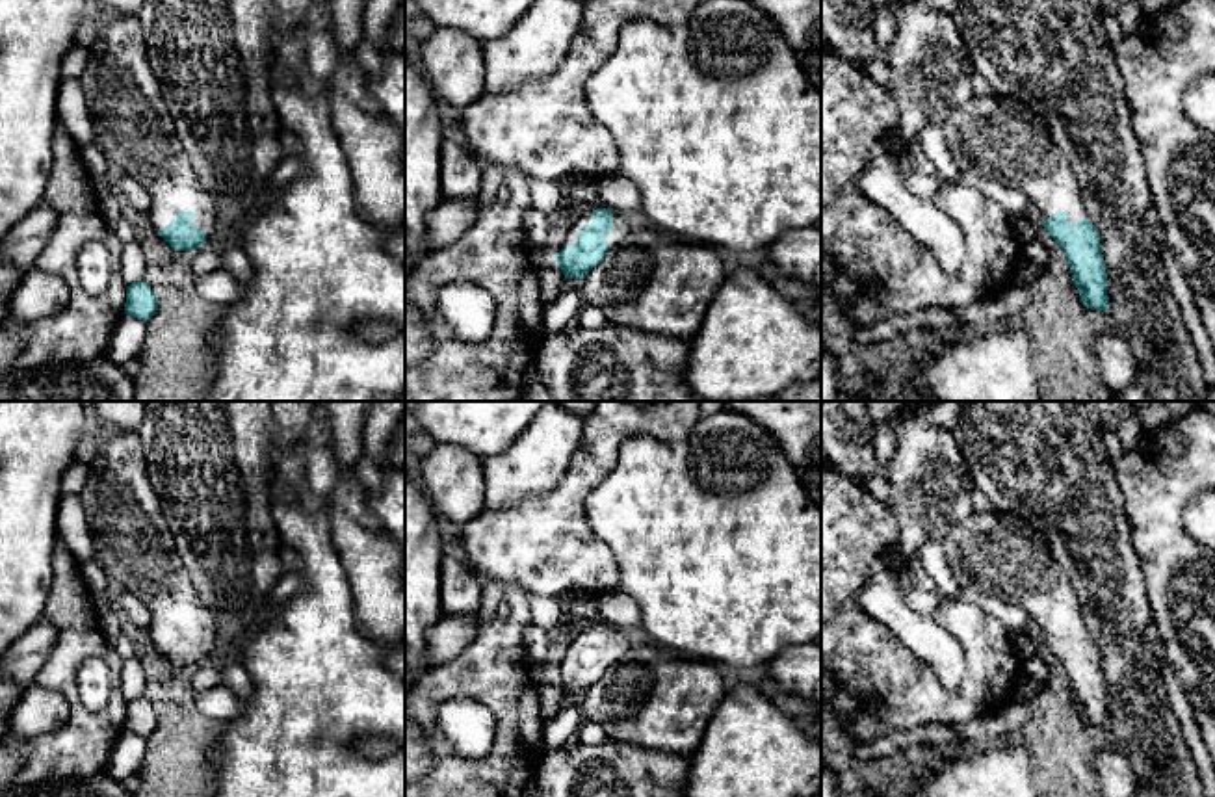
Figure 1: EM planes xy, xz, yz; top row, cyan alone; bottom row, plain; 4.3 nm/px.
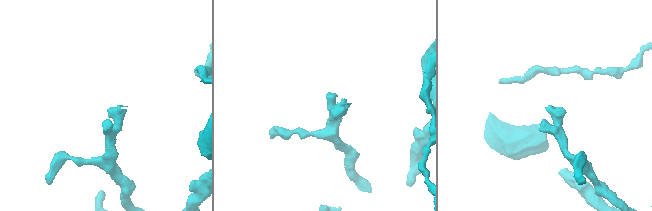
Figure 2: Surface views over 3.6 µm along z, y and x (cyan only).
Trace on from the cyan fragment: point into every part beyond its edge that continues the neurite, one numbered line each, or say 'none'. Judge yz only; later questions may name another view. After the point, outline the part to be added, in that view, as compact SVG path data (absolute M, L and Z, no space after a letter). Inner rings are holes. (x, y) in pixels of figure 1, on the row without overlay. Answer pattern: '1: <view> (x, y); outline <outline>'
1: yz (998, 554); outline M973 511L942 544L947 565L964 591L979 591L1024 608L1040 639L1052 635L1055 628L1066 628L1070 641L1089 635L1066 572L1055 565L1044 535L1020 516Z

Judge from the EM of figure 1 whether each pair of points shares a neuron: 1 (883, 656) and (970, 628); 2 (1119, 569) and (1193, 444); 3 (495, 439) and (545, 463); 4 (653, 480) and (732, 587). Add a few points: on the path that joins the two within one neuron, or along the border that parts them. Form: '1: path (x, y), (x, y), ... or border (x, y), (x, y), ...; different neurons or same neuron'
1: path (920, 693), (961, 699), (978, 682), (978, 666); same neuron
2: border (1123, 502), (1145, 587); different neurons
3: border (532, 420), (506, 450), (483, 461); different neurons
4: path (669, 506), (725, 561); same neuron

